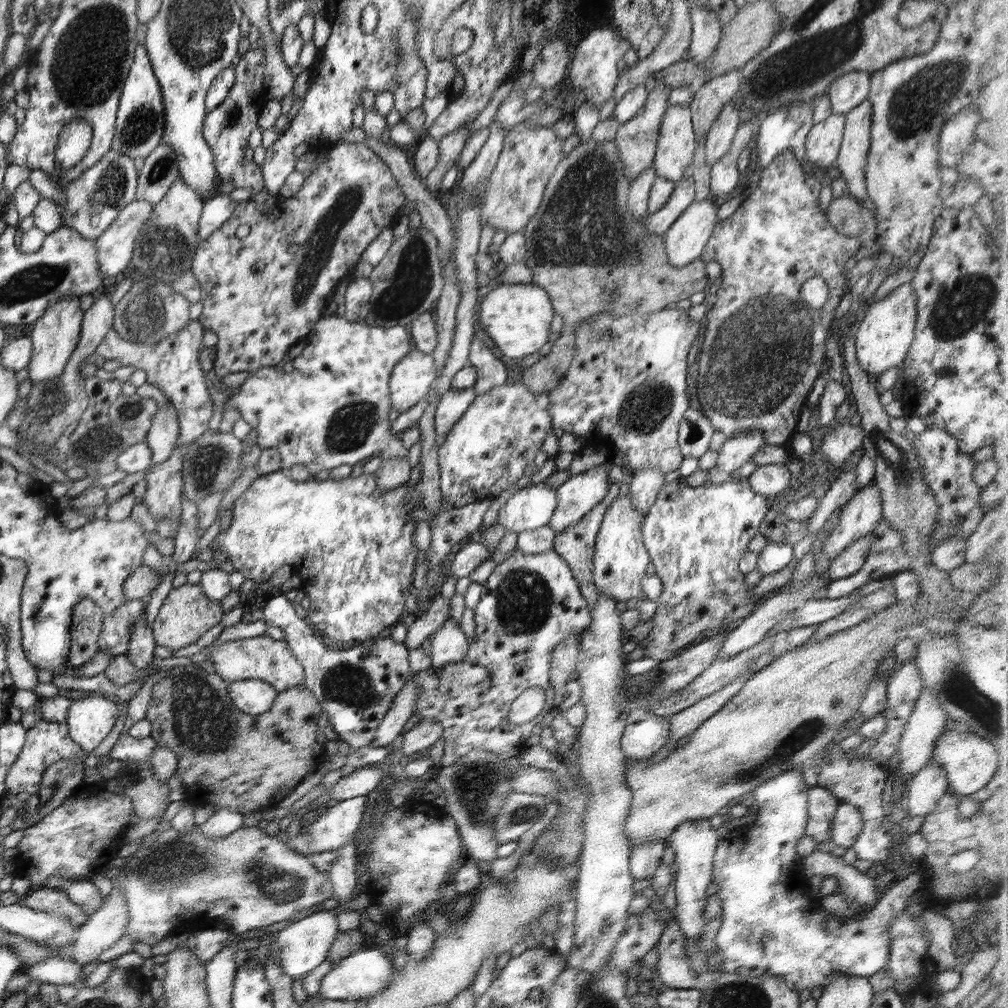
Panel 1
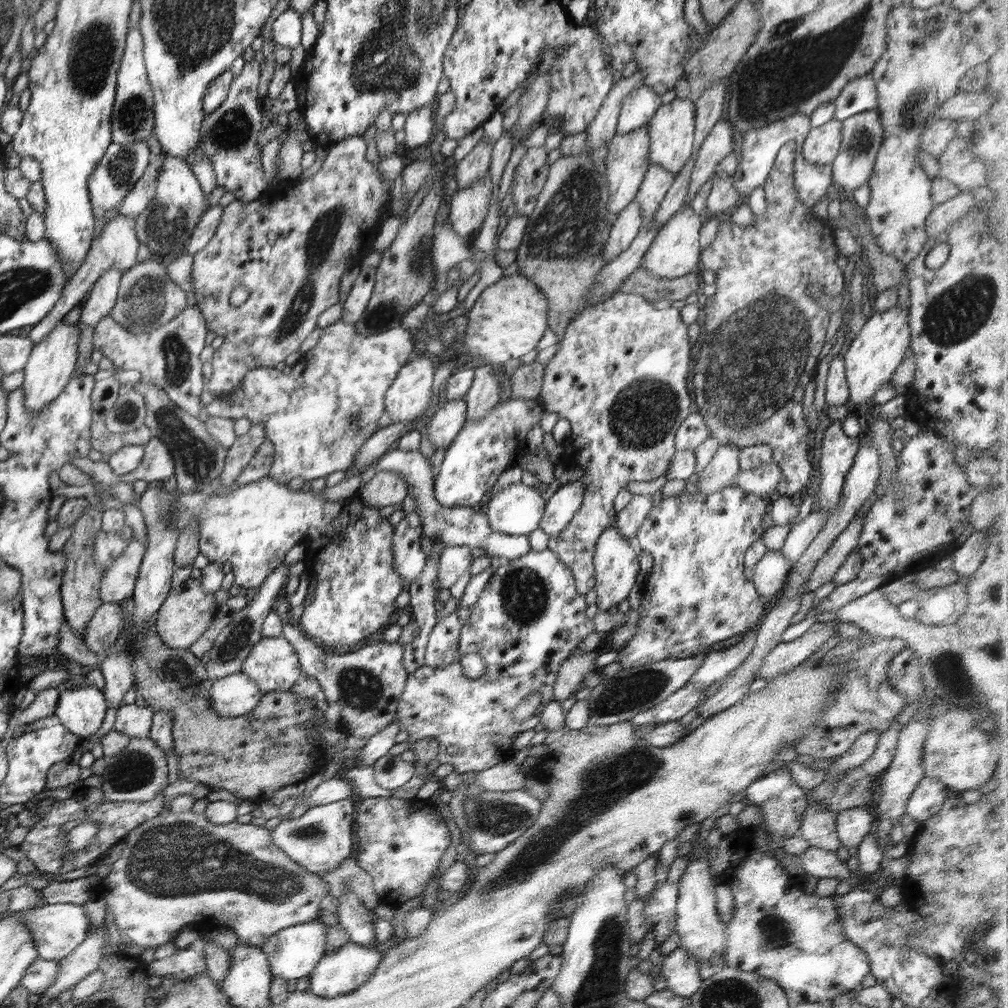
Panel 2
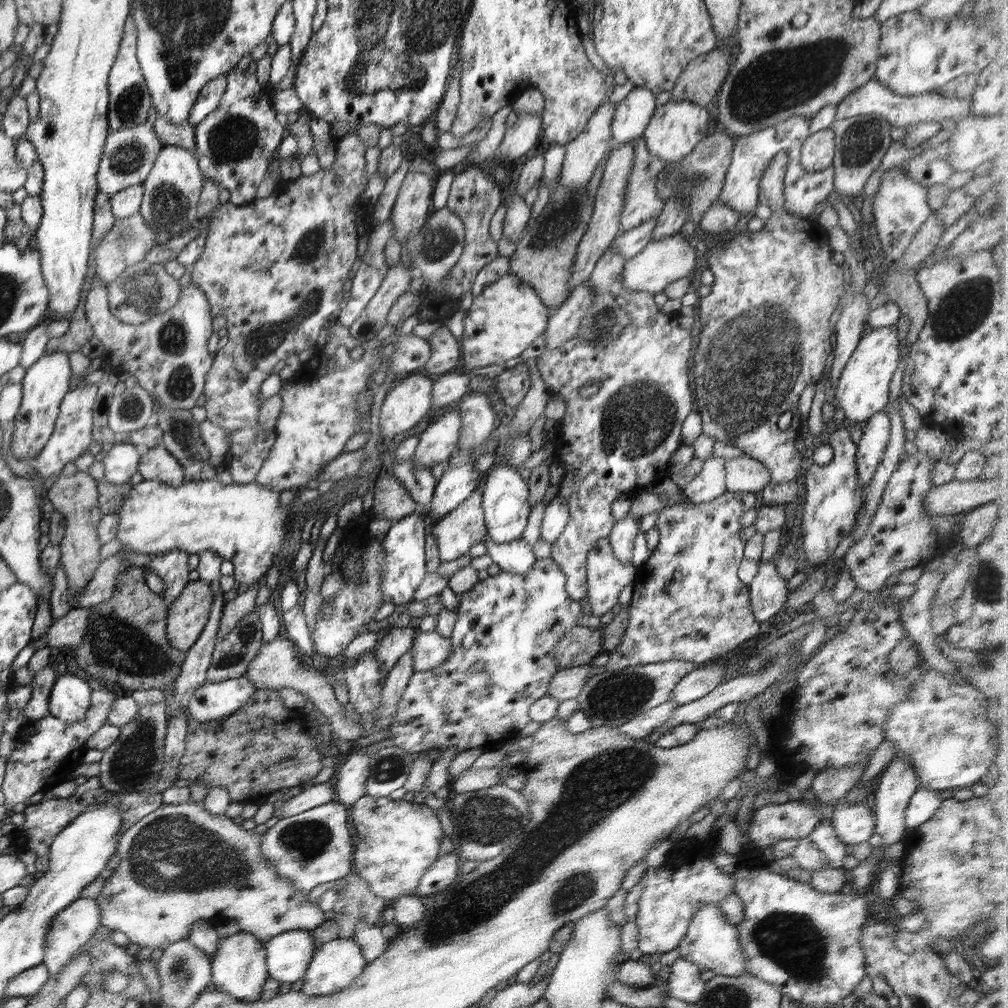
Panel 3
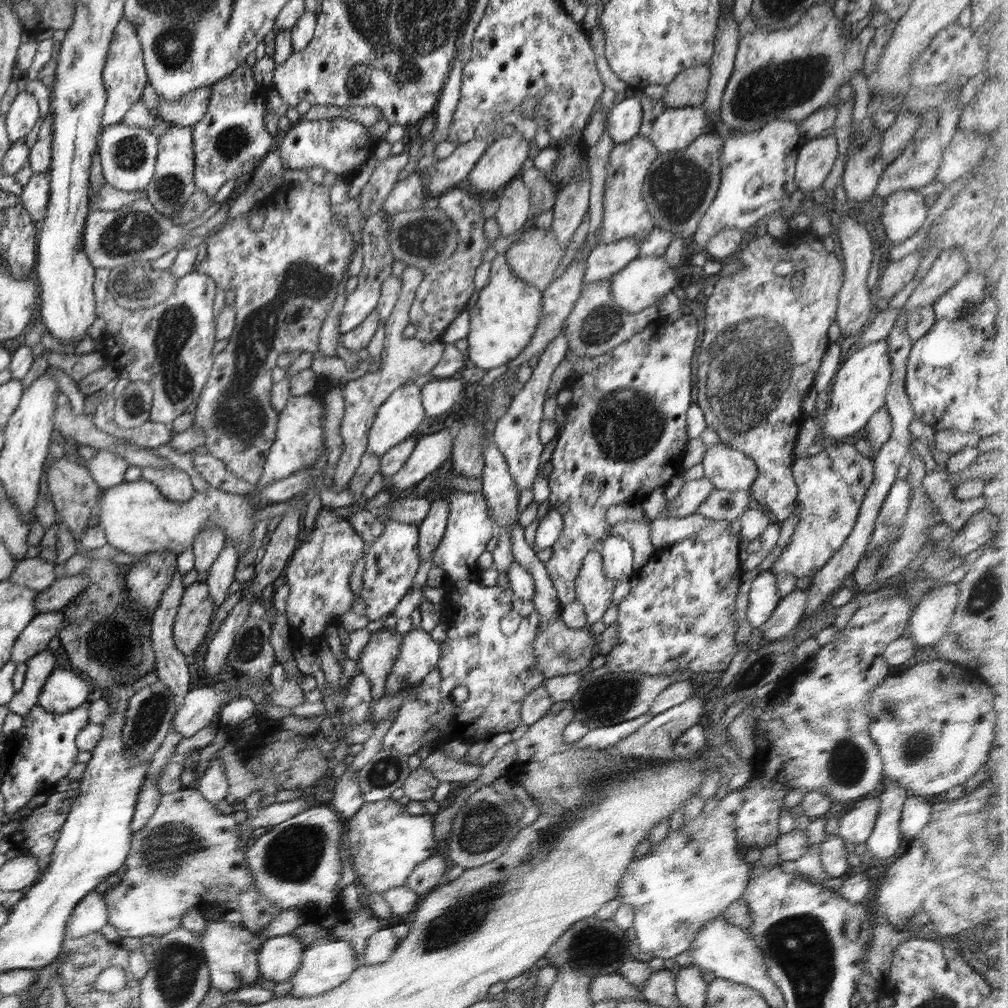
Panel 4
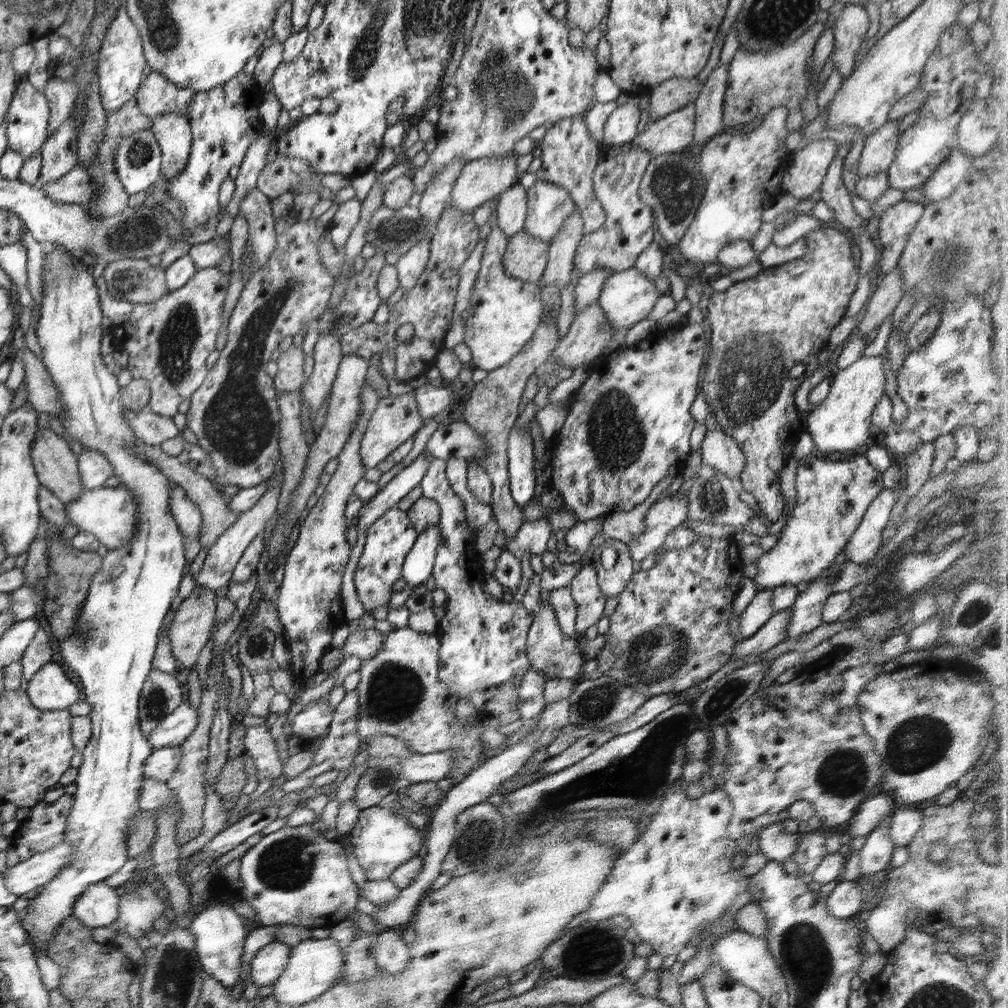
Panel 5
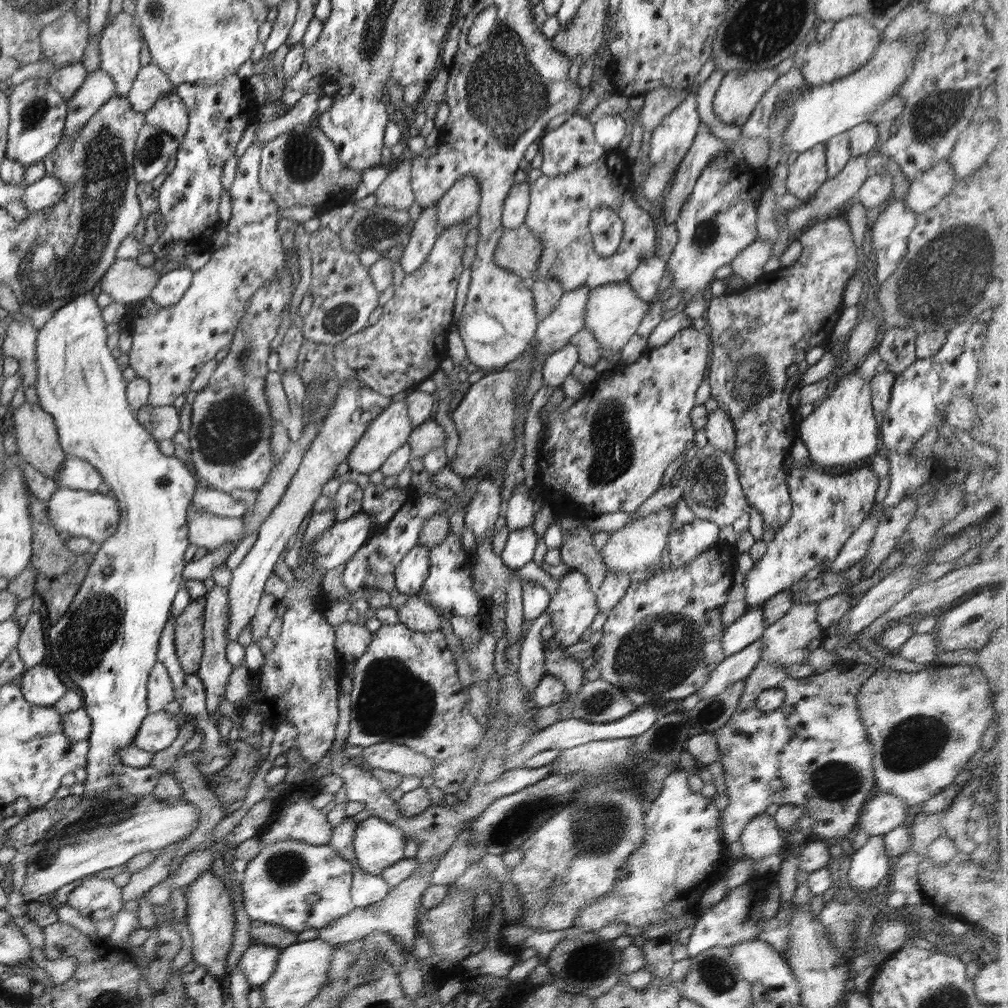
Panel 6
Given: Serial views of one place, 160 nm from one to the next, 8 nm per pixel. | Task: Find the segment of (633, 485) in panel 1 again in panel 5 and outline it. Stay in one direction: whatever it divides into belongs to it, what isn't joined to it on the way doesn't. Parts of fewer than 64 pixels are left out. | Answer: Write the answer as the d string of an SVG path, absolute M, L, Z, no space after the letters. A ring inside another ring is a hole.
M606 539L593 550L591 560L597 572L600 592L604 593L608 599L618 597L634 574L634 560L627 544L619 540ZM604 548L614 548L616 550L617 560L612 568L605 568L602 564L600 554L602 554Z

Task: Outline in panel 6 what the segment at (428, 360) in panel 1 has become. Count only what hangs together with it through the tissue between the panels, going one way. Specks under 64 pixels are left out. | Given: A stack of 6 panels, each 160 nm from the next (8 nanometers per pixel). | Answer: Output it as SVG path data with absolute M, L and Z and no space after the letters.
M403 401L391 402L375 419L366 427L366 432L358 444L354 446L352 452L348 456L347 462L349 464L350 472L355 470L360 474L370 475L376 472L386 462L398 448L408 443L410 433L413 429L410 415L406 403Z

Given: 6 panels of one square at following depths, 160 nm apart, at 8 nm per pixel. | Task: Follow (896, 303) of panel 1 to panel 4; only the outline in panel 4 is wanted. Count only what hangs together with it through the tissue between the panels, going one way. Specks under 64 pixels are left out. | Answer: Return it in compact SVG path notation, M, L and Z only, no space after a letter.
M872 342L858 352L850 355L840 366L830 384L830 400L828 408L822 415L806 417L798 428L798 438L793 457L795 459L808 456L808 447L812 444L839 444L850 441L855 443L869 423L870 418L885 406L887 389L890 385L892 366L888 350L888 342Z

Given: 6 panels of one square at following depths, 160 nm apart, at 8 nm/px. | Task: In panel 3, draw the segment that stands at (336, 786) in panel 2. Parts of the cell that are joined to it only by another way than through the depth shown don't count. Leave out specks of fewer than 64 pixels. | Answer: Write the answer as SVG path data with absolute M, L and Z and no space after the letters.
M328 782L316 784L284 802L284 806L281 809L281 817L284 819L294 816L316 806L322 806L322 804L332 800L335 800L335 791L332 786Z

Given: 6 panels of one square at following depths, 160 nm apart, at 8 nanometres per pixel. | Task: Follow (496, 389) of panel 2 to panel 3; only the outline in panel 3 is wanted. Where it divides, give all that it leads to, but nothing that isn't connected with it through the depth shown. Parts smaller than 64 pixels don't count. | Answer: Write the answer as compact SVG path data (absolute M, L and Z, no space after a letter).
M480 392L463 396L462 402L458 403L458 409L462 421L458 449L474 450L493 434L496 414L488 397Z

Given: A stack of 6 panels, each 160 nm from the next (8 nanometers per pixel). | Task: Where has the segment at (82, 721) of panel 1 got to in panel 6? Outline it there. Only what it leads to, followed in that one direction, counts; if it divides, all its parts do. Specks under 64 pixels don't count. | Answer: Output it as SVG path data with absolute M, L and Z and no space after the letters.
M44 664L25 668L20 677L22 677L21 692L27 701L36 706L53 707L68 692L58 672Z

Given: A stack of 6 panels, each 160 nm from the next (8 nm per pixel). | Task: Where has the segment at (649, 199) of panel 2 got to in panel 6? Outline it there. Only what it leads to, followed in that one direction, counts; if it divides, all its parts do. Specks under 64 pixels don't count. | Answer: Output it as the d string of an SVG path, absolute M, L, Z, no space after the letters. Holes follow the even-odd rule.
M607 150L596 162L562 176L542 175L529 184L529 207L525 225L543 244L533 280L555 278L562 283L565 292L580 287L591 289L610 283L621 283L645 258L654 255L657 224L648 211L638 206L632 198L634 186L626 180L629 171L620 175L620 152L616 159L614 150ZM596 207L618 213L623 220L623 235L618 250L610 256L600 256L591 240L588 228L589 214Z

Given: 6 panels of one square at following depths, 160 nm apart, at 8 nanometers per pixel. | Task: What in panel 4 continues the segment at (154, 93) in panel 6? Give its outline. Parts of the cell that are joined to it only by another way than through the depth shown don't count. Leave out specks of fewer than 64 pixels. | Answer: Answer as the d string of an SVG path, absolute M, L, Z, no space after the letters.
M202 87L174 101L164 101L158 97L157 116L173 126L192 127L206 114L210 95L210 88Z

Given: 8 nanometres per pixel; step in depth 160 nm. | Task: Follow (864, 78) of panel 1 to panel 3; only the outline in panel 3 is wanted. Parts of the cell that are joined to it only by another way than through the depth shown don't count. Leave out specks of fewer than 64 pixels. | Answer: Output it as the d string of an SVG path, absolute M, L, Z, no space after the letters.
M872 78L864 86L860 85L860 88L853 90L837 104L835 118L838 121L860 114L876 114L886 120L888 124L907 128L921 122L942 123L945 119L958 122L960 119L971 116L970 107L970 98L955 99L938 92L914 94L912 96L899 95Z

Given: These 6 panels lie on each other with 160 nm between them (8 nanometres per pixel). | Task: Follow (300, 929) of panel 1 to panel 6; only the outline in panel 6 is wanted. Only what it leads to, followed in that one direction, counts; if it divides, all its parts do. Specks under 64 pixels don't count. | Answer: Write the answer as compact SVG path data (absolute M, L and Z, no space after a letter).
M251 944L242 954L238 969L242 969L252 988L260 988L273 974L281 949L262 944Z

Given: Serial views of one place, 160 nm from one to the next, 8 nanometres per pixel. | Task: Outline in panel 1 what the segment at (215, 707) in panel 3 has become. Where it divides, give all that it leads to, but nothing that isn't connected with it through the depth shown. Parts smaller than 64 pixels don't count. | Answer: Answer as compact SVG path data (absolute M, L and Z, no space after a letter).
M254 679L226 684L233 705L251 715L268 712L279 693L270 683Z

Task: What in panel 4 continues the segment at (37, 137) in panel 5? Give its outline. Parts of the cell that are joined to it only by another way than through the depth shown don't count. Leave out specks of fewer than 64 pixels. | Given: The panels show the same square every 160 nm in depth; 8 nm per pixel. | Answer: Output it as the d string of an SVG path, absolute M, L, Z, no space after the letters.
M26 91L18 93L5 117L5 125L11 142L24 140L39 117L40 108L37 100Z

